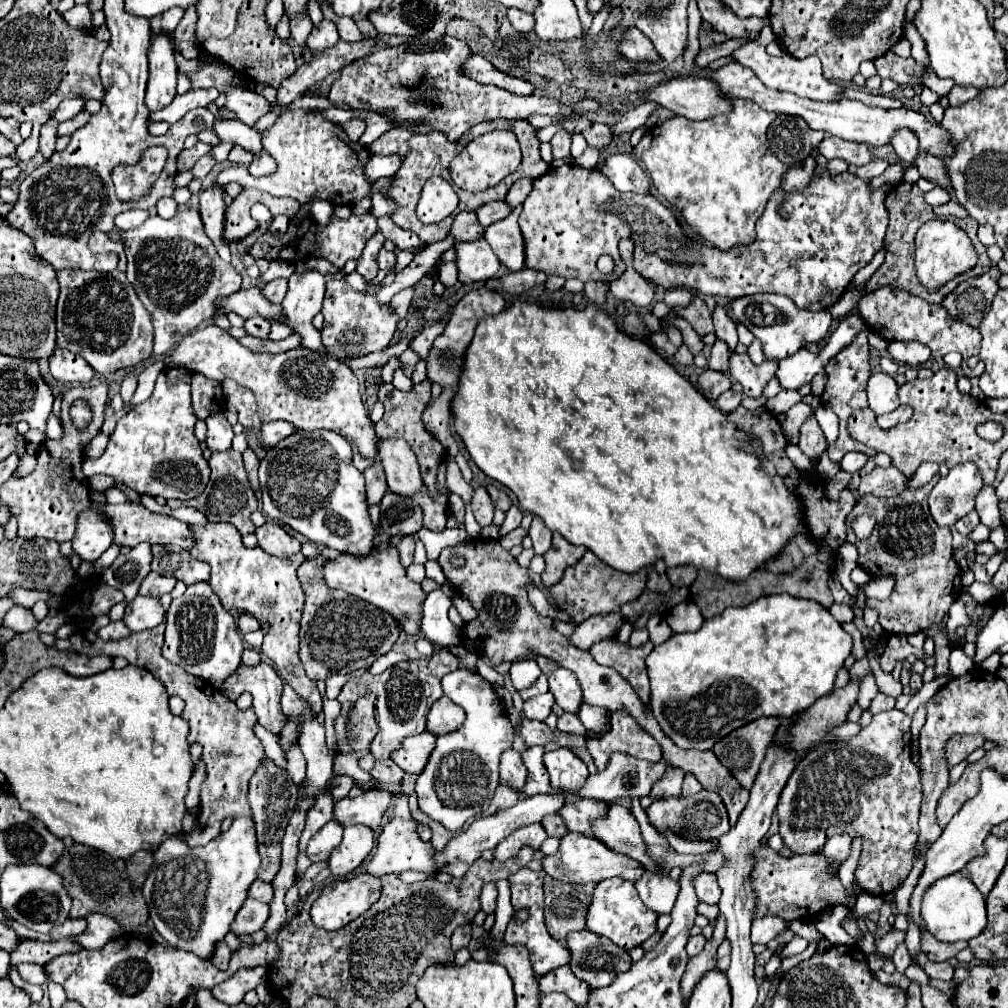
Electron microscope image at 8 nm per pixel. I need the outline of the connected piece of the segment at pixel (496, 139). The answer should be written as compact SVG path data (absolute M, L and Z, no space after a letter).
M495 130L477 136L471 140L453 160L451 160L451 178L453 182L469 192L483 192L503 180L503 176L509 176L517 170L521 164L521 148L517 142L517 136L507 130Z

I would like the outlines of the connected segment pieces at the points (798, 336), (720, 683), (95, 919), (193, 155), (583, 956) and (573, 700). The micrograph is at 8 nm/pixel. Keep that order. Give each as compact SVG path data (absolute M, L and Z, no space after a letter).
M753 294L753 296L741 296L735 298L731 304L731 316L735 322L747 326L755 338L761 340L763 352L769 360L781 360L785 356L795 354L799 348L805 348L807 342L819 342L827 336L829 326L833 322L833 316L829 310L825 312L805 312L799 310L787 296L777 294Z
M771 594L741 608L727 608L703 622L697 632L673 634L647 656L651 680L651 708L661 730L681 748L709 750L729 732L761 716L789 718L807 710L817 698L833 690L837 670L851 654L853 640L841 624L815 600Z
M91 914L86 917L87 928L83 934L72 937L71 940L77 944L81 944L83 948L91 948L91 950L99 950L103 948L111 938L123 934L123 930L119 928L119 924L112 918L101 916L101 914Z
M197 142L191 150L183 150L183 152L179 154L179 158L177 158L177 170L179 170L179 172L191 170L201 156L209 154L209 150L211 150L211 146L209 146L209 144L203 144L203 142Z
M591 930L573 932L567 936L567 948L571 950L573 974L589 982L591 988L605 988L617 974L629 970L633 962L627 950L621 950L609 938L601 938Z
M537 656L535 660L537 660L541 672L549 678L549 692L555 696L555 702L565 712L577 714L577 708L579 708L583 696L581 696L581 688L579 688L575 674L545 656Z

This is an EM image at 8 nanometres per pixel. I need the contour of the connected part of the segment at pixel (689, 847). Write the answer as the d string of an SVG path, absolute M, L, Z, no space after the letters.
M665 832L665 836L667 836L669 844L675 848L675 852L679 852L679 854L705 854L705 852L717 848L713 842L689 842L689 840L675 836L673 832Z

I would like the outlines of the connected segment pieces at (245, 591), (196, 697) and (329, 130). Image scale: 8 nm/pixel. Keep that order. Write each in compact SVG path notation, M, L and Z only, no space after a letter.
M205 524L205 526L191 526L197 538L197 546L191 550L191 556L197 560L203 560L211 566L211 586L221 598L221 604L225 610L243 608L249 614L253 614L259 622L269 622L271 630L267 632L263 640L263 654L273 662L273 666L279 670L285 684L289 684L299 696L303 696L315 714L321 712L321 696L317 690L317 684L307 678L301 660L297 656L299 650L299 620L305 608L305 594L301 588L301 582L297 578L297 568L305 560L305 556L299 552L291 556L289 560L277 558L267 554L265 550L247 548L241 542L241 534L235 526L229 524Z
M165 624L155 626L153 630L145 630L139 634L131 634L119 642L103 642L97 634L89 630L75 632L69 640L73 644L73 650L85 656L99 656L105 654L109 658L123 656L129 660L129 664L149 670L151 674L159 676L159 680L165 684L169 694L177 694L185 700L183 718L189 722L189 742L199 742L203 746L203 760L207 764L207 782L201 786L201 810L211 810L207 816L207 824L199 826L197 832L187 836L189 846L205 846L213 838L221 834L221 822L227 816L251 816L251 806L247 800L249 792L249 780L255 774L255 770L265 760L265 750L261 740L255 736L253 726L257 724L257 716L253 714L253 708L239 710L235 702L231 702L227 696L223 696L217 688L205 684L205 680L187 674L183 668L167 662L161 656L163 646L163 630Z
M311 110L281 112L277 122L263 132L263 148L277 162L275 174L253 178L247 167L233 166L225 168L215 182L237 182L243 188L257 188L271 196L289 196L299 200L301 204L309 204L311 200L327 200L333 206L353 206L371 194L371 182L365 176L365 164L371 158L369 150L355 150L347 140L339 138L337 124L313 114Z

